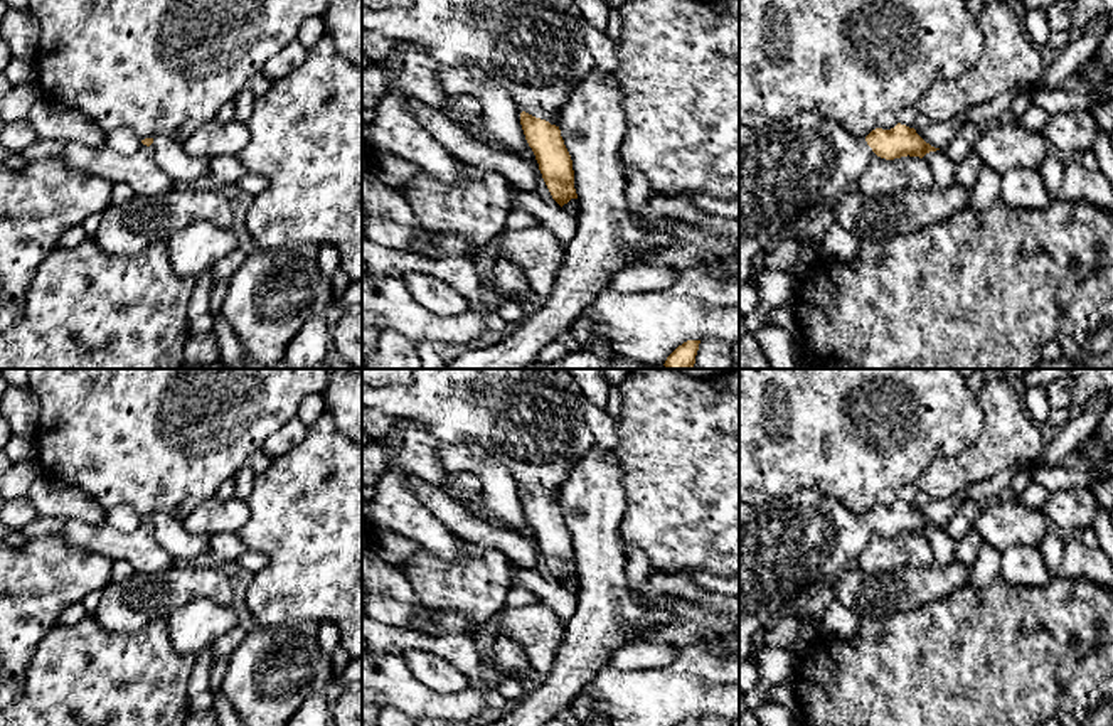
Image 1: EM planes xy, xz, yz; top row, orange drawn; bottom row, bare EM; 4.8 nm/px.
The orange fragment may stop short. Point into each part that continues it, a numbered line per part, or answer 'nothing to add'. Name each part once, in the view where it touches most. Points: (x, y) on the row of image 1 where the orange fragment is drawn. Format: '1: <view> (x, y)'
1: xz (536, 48)

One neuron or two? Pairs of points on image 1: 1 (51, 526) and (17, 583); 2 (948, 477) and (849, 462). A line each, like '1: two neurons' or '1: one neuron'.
1: two neurons
2: two neurons

